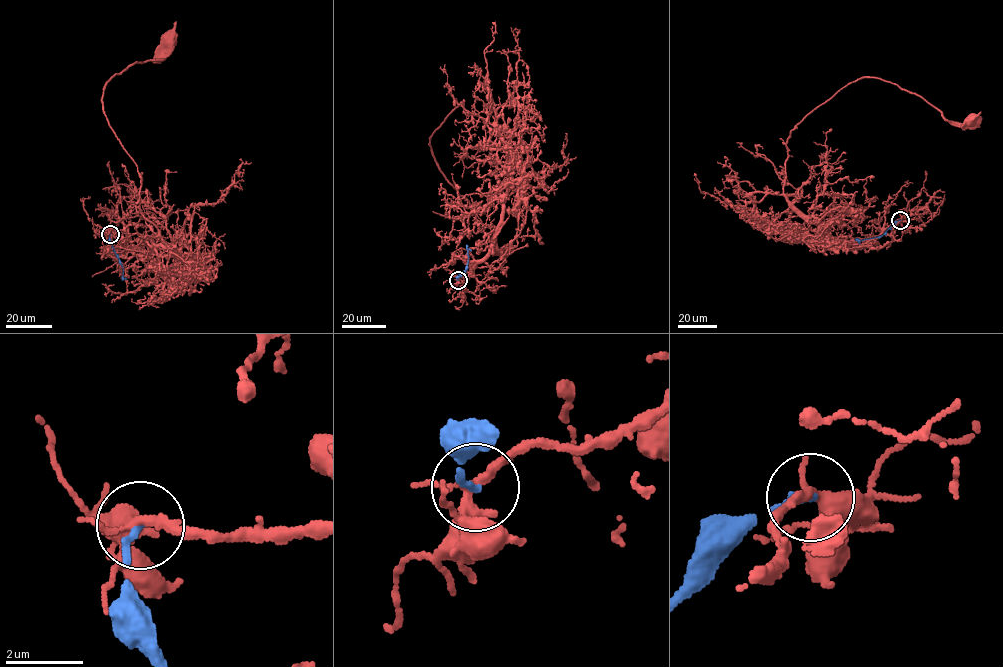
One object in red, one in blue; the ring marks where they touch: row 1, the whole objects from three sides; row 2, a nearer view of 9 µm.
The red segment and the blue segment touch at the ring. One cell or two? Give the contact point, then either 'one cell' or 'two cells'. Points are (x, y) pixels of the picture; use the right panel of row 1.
at (900, 220); two cells

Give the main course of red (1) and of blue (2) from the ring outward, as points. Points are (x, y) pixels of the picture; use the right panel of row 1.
1: (900, 220), (849, 241), (822, 233), (784, 192), (789, 132), (865, 77), (920, 96), (958, 126), (972, 118)
2: (900, 220), (881, 235), (858, 240), (860, 243)

